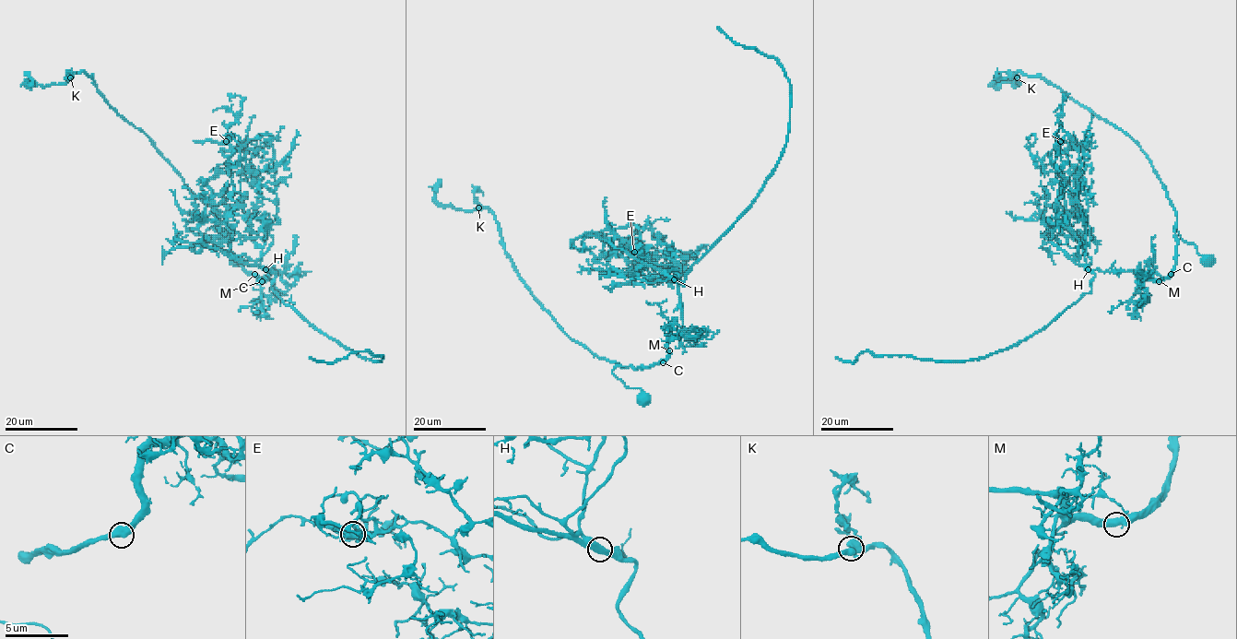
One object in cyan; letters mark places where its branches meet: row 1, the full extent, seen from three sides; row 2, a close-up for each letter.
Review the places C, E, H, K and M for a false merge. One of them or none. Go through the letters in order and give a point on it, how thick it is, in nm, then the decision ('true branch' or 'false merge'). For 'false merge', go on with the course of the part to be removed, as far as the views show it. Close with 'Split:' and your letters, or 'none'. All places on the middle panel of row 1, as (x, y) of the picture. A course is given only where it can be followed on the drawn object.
C: place (663, 362); calibre 550 nm; true branch
E: place (634, 252); calibre 460 nm; true branch
H: place (674, 279); calibre 480 nm; false merge; course (674, 279), (682, 329), (668, 355), (622, 368), (575, 342), (533, 294), (488, 207), (453, 208), (436, 193)
K: place (478, 207); calibre 500 nm; true branch
M: place (669, 350); calibre 500 nm; true branch
Split: H

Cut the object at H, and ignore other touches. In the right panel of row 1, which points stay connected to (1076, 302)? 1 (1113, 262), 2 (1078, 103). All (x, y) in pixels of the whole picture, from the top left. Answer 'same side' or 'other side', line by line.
1: other side
2: other side

